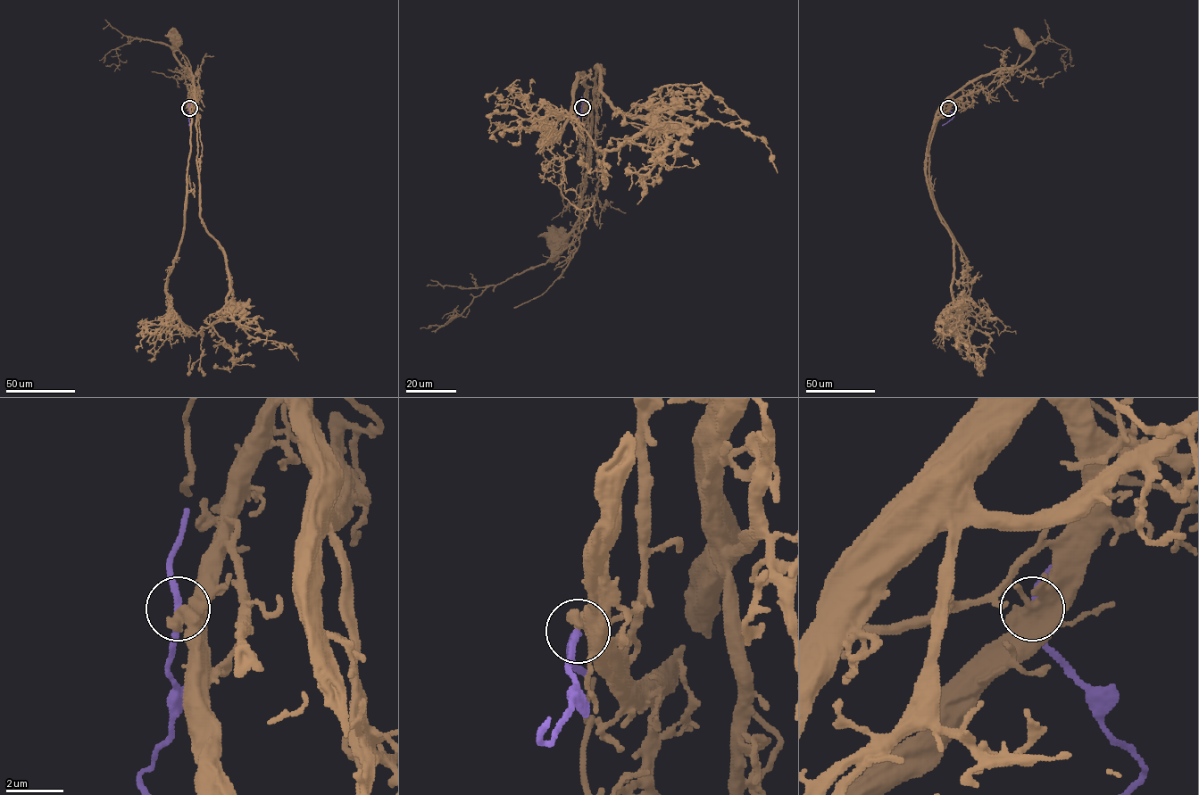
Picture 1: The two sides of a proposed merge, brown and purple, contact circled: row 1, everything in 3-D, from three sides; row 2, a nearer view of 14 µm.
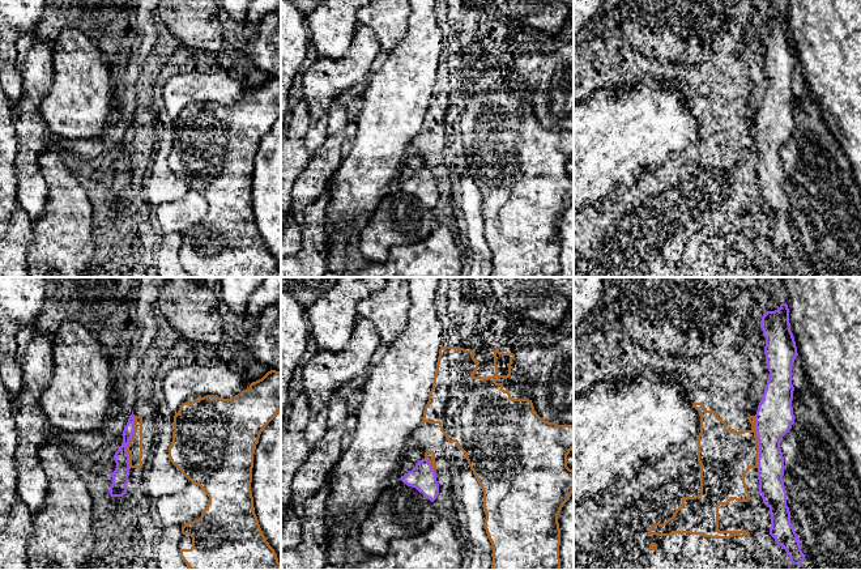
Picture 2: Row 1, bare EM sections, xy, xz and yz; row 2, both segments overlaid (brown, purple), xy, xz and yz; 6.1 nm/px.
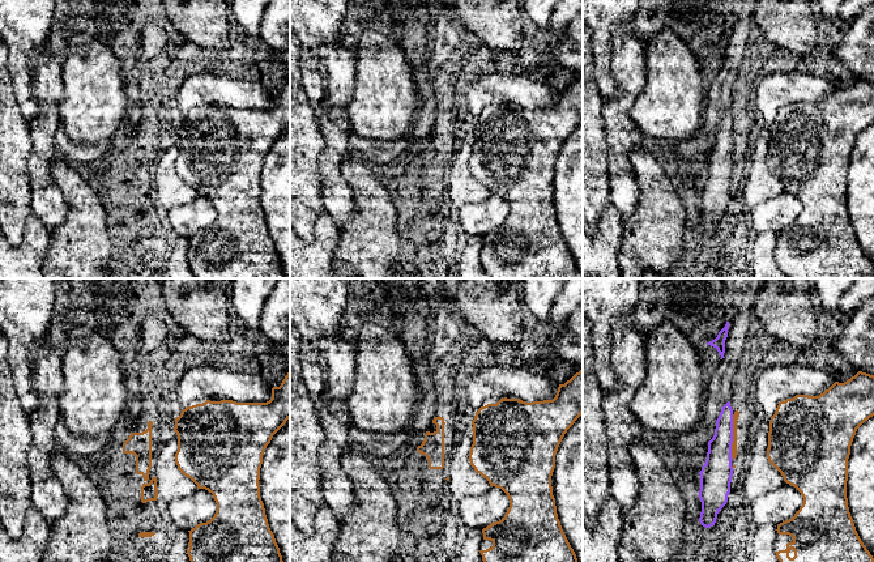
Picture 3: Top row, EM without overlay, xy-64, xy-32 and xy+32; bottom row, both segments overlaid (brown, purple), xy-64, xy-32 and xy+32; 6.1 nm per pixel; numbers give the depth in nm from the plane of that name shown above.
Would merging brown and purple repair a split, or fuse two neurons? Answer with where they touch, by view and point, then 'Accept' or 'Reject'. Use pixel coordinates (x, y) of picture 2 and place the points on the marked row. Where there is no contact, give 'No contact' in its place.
Touches brown at xy (129, 442). Reject

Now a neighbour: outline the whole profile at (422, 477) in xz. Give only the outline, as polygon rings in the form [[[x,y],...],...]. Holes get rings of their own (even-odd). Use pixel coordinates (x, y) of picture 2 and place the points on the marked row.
[[[427,459],[419,460],[412,471],[401,476],[401,481],[415,488],[431,502],[434,502],[439,494],[436,473]]]

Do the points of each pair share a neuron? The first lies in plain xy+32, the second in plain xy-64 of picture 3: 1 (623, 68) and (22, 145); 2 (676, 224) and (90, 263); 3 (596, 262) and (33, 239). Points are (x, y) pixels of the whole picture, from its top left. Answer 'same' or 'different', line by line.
1: different
2: same
3: same

